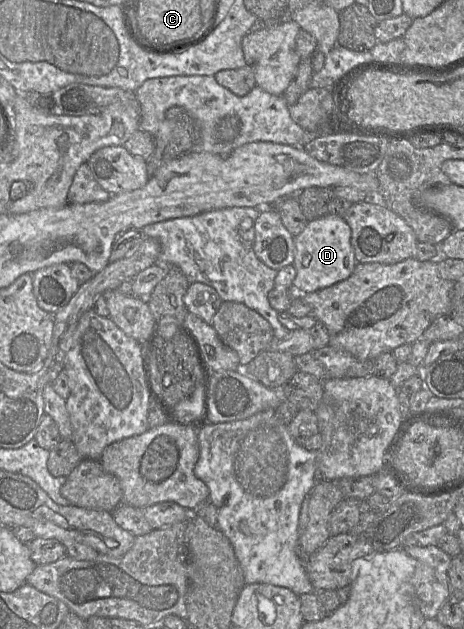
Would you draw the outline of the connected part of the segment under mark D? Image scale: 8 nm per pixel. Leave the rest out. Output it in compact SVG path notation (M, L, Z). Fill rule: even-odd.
M328 215L309 221L294 242L296 276L292 288L299 293L311 293L341 282L353 273L357 265L351 228L341 216Z

